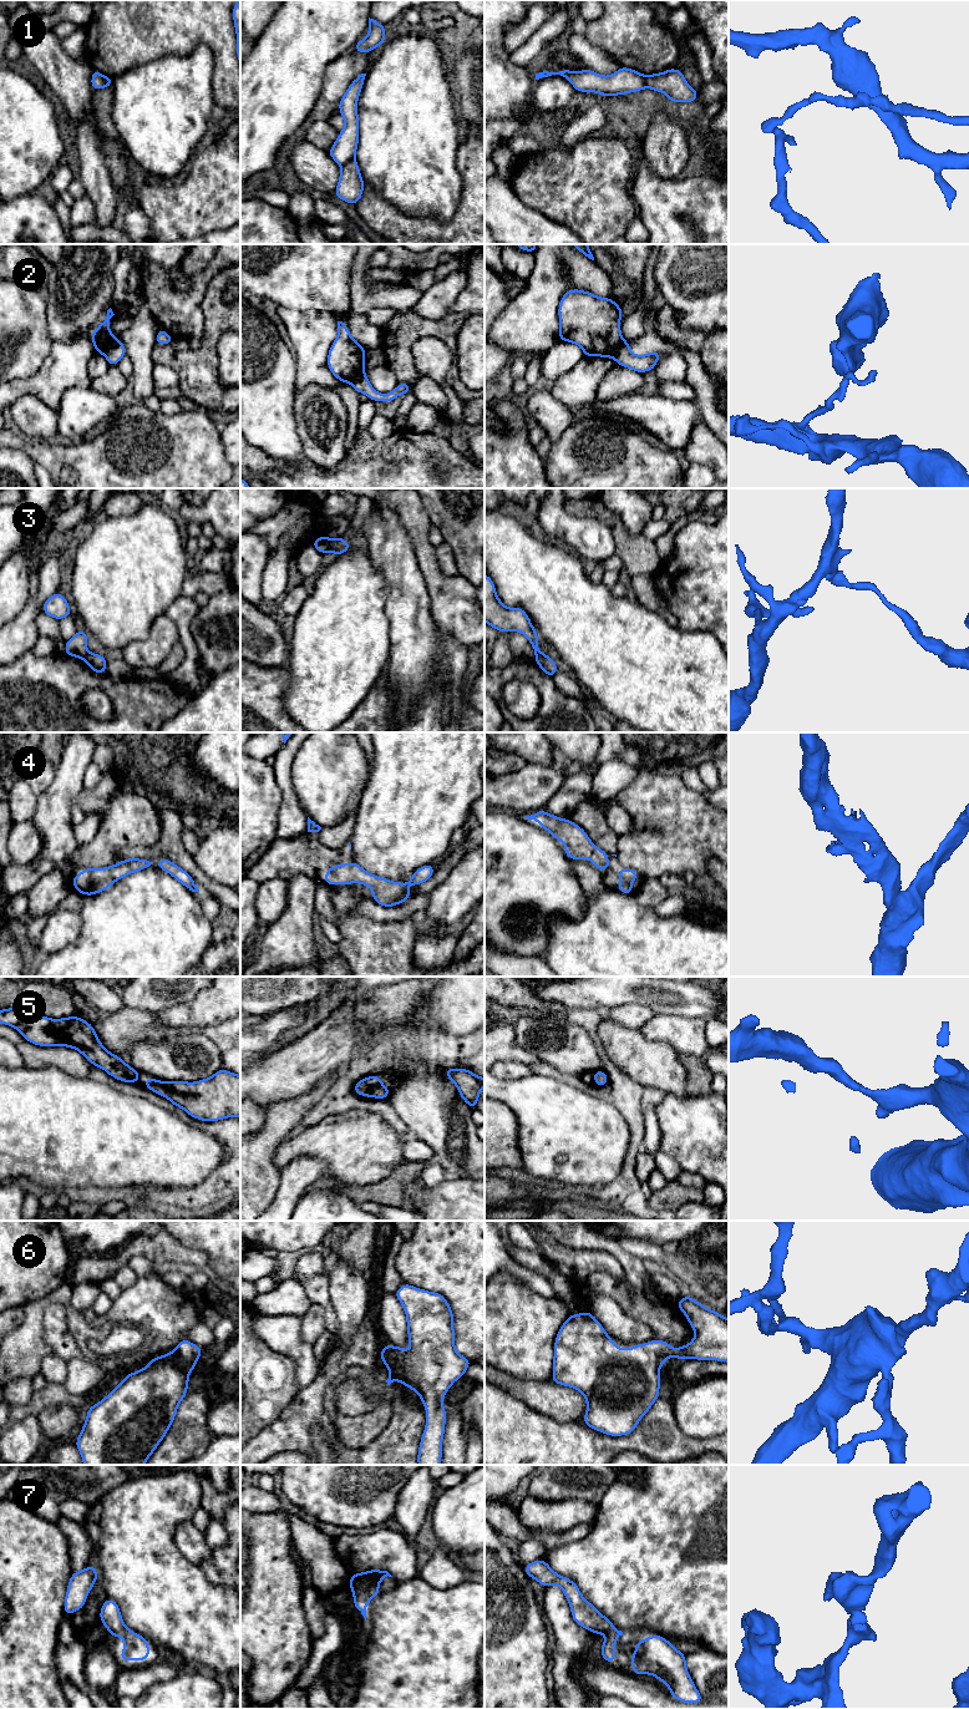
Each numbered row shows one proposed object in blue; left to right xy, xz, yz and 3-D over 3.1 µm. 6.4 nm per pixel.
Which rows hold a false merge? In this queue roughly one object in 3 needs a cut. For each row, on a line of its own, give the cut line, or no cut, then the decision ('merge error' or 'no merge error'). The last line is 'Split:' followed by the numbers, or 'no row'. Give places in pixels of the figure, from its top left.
1: xz (353, 158), (341, 167) | merge error
2: yz (623, 340), (612, 356) | merge error
3: xz (330, 539), (326, 551) | merge error
4: no cut | no merge error
5: no cut | no merge error
6: no cut | no merge error
7: no cut | no merge error
Split: 1, 2, 3

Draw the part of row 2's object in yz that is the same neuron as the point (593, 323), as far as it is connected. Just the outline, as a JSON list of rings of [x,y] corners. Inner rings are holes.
[[[570,289],[563,294],[558,306],[558,340],[580,346],[587,357],[613,357],[623,343],[623,313],[610,298]]]

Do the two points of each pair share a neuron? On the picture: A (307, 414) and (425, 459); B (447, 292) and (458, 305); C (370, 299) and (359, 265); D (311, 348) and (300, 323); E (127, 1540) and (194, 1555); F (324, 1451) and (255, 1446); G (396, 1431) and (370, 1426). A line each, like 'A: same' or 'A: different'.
A: different
B: different
C: same
D: same
E: different
F: different
G: different

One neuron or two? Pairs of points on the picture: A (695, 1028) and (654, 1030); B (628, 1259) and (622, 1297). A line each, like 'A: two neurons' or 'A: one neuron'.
A: one neuron
B: one neuron

